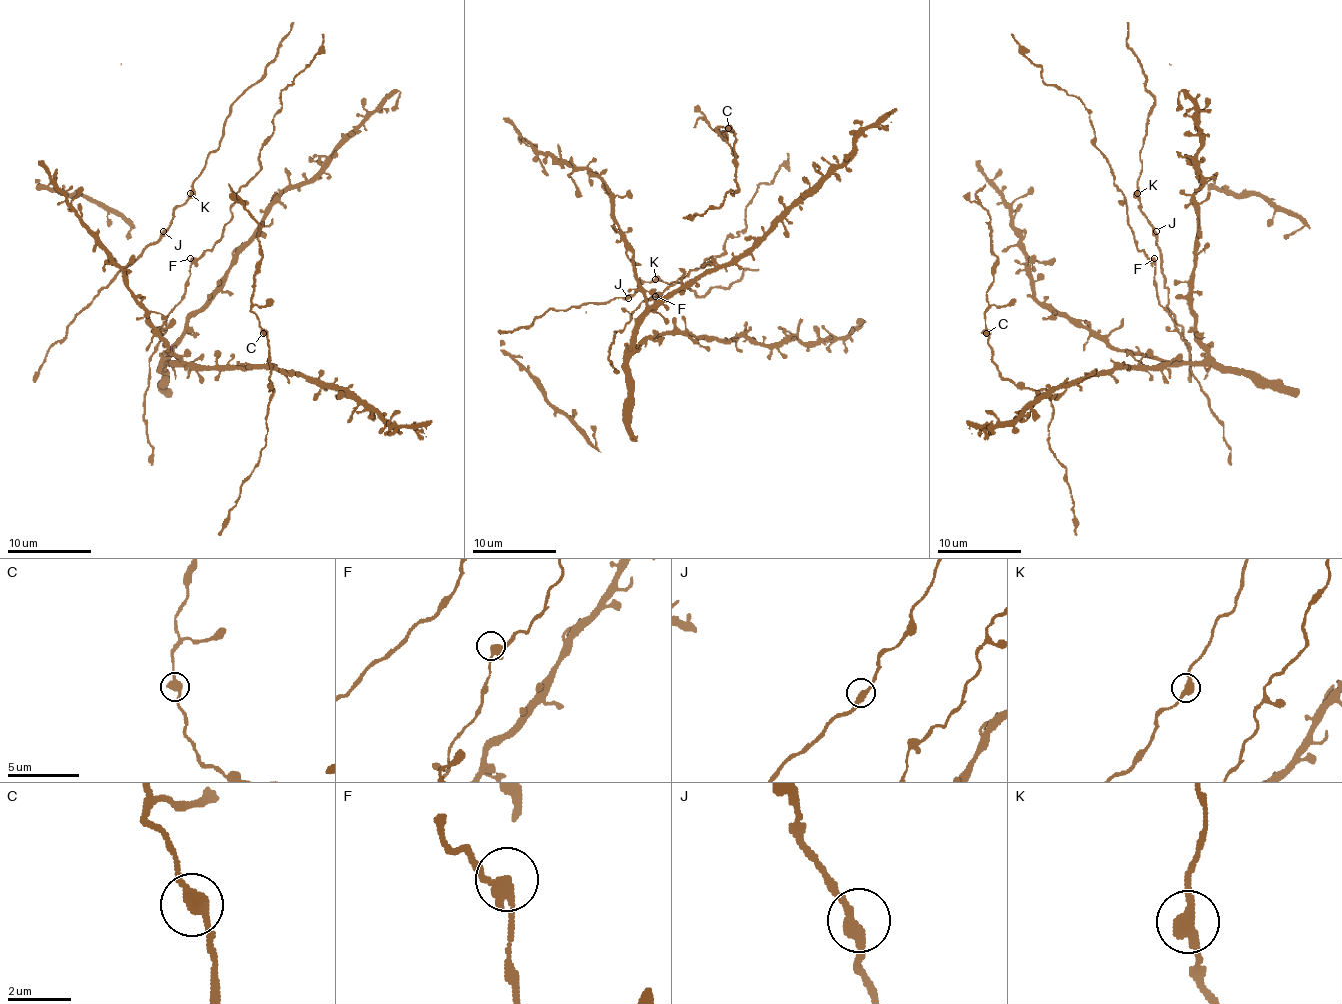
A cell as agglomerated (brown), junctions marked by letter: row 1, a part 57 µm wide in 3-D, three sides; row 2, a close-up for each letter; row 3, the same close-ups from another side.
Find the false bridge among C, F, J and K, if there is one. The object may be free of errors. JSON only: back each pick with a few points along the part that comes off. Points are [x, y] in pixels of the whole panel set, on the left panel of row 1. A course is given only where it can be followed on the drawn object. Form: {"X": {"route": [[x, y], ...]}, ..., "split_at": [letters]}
{"split_at": []}

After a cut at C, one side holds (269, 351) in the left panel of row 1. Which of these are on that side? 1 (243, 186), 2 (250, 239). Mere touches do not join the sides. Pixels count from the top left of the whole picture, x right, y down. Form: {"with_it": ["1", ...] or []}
{"with_it": []}

